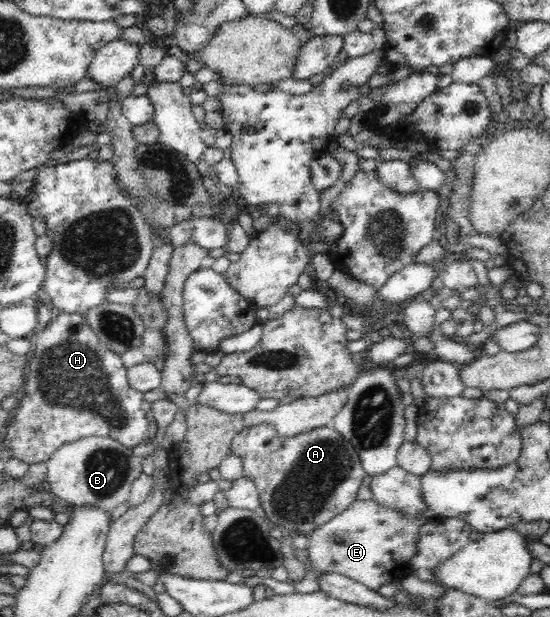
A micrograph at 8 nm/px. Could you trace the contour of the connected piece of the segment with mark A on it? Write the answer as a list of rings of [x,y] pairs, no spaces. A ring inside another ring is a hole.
[[[259,424],[259,426],[253,426],[252,428],[244,428],[242,432],[237,434],[237,437],[231,444],[231,453],[241,457],[244,476],[250,478],[256,486],[257,492],[259,492],[260,505],[266,515],[266,520],[271,526],[280,528],[283,533],[286,534],[310,534],[314,530],[317,530],[320,526],[323,526],[329,520],[335,518],[335,516],[341,515],[353,502],[357,501],[358,490],[362,485],[363,478],[365,478],[365,469],[361,464],[361,457],[359,457],[358,451],[353,447],[353,444],[346,440],[333,426],[323,426],[309,432],[297,434],[295,438],[282,438],[277,430],[269,424]]]

